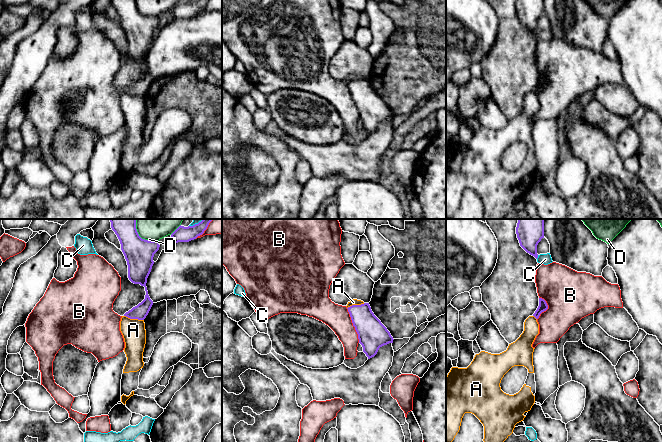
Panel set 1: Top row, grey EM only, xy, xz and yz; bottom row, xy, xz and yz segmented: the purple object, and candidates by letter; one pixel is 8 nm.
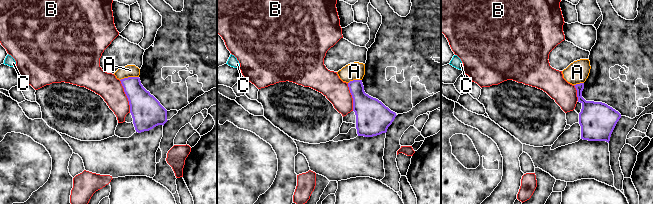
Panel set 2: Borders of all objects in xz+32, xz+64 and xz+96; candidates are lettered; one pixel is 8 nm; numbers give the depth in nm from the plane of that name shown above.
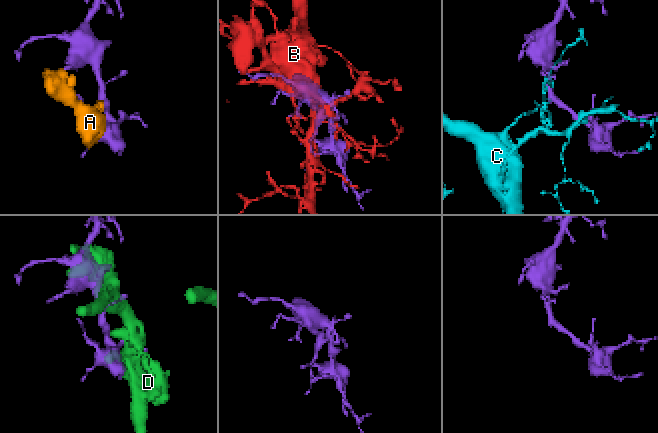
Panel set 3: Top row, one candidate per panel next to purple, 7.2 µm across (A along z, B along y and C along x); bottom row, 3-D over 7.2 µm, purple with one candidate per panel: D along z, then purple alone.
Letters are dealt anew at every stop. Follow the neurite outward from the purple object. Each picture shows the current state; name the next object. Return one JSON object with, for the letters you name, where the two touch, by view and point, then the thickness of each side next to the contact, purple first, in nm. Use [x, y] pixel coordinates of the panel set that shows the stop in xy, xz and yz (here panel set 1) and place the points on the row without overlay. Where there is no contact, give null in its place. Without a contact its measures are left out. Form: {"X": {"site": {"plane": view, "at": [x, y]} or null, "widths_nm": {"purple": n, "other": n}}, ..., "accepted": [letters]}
{"accepted": []}

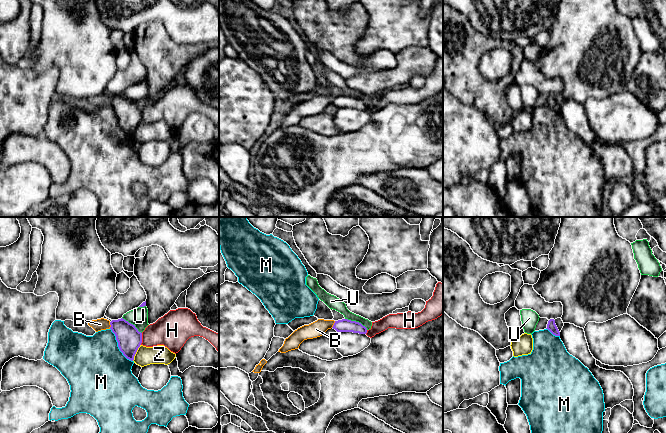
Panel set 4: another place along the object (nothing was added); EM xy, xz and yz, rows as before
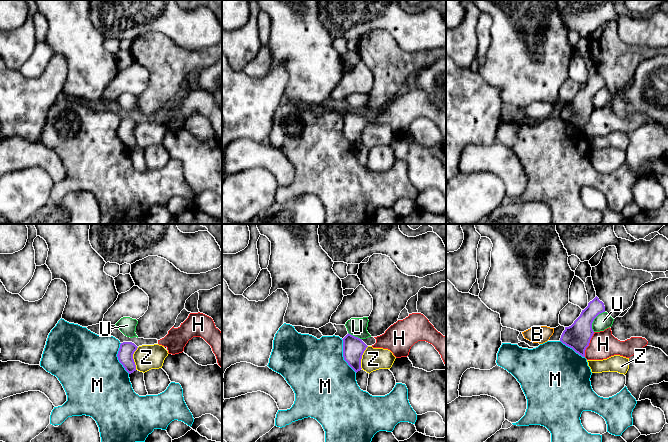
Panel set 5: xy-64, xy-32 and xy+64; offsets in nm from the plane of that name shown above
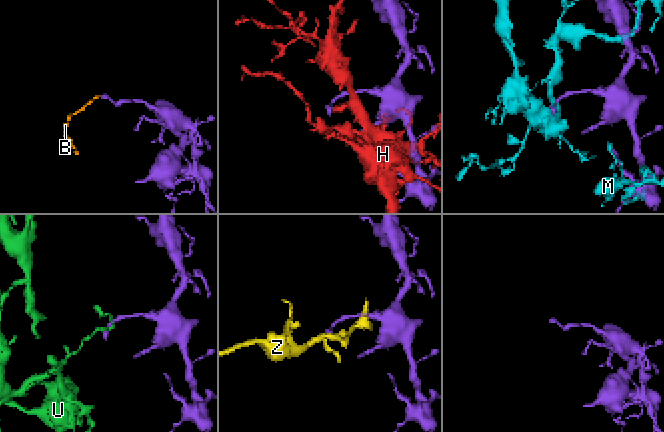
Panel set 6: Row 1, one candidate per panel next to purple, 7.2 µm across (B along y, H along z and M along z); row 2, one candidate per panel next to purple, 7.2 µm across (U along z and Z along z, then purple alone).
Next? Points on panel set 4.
{"B": {"site": {"plane": "xy", "at": [110, 100]}, "widths_nm": {"purple": 200, "other": 100}}, "accepted": ["B"]}

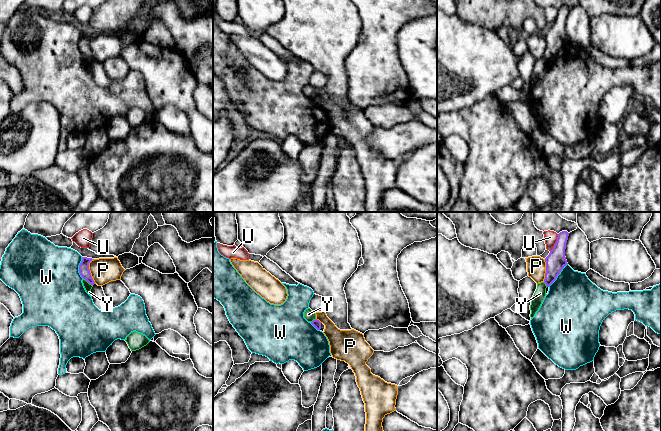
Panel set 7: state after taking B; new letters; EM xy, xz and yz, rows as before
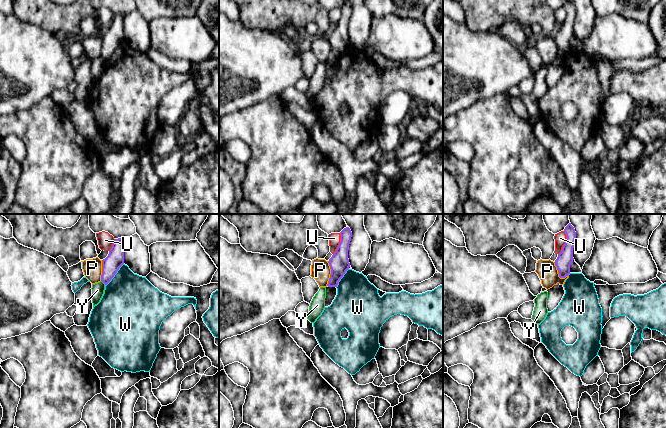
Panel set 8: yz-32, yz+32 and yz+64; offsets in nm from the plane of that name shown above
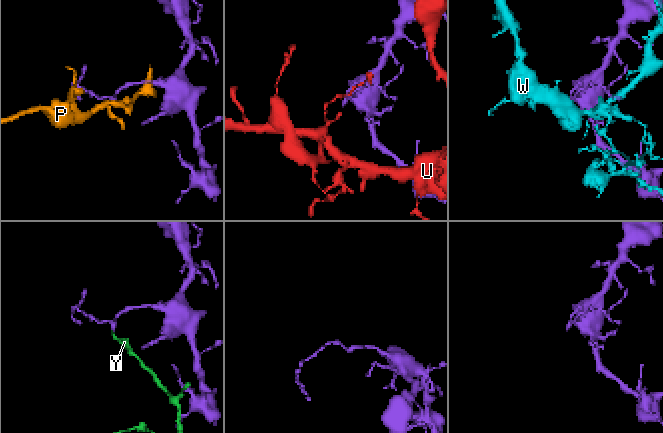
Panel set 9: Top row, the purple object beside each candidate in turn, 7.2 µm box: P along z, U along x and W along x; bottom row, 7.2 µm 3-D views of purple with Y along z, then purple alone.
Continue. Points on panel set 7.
{"accepted": []}

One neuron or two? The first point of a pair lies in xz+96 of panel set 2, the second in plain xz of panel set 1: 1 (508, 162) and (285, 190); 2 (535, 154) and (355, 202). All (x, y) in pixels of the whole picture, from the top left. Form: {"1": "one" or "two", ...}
{"1": "one", "2": "two"}

